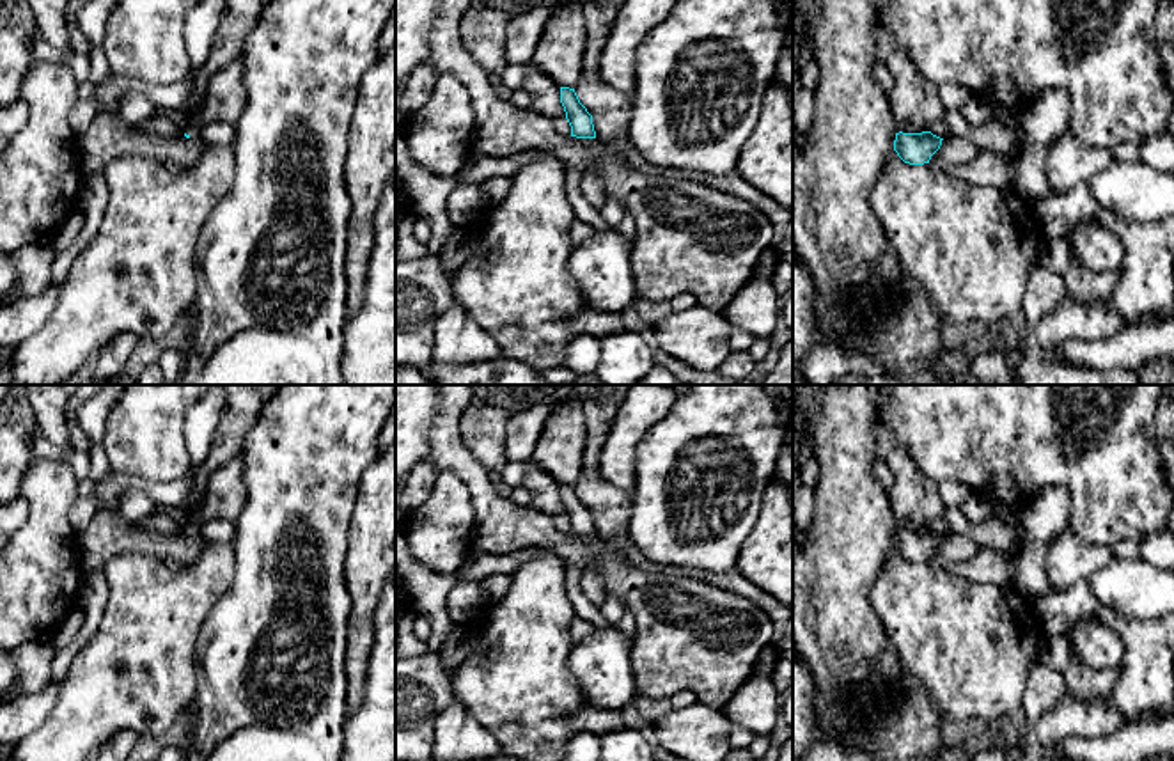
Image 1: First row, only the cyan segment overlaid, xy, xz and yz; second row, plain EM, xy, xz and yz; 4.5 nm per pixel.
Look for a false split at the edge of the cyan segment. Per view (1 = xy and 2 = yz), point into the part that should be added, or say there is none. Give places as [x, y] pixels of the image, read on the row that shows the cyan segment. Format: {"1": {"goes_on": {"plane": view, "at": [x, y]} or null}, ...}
{"1": {"goes_on": {"plane": "xy", "at": [194, 132]}}, "2": {"goes_on": null}}

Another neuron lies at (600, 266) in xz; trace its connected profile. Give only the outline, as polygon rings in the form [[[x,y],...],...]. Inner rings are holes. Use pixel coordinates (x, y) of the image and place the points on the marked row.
[[[615,229],[596,231],[585,243],[573,247],[567,266],[580,289],[583,309],[596,312],[622,312],[637,300],[633,270],[630,266],[631,241]]]

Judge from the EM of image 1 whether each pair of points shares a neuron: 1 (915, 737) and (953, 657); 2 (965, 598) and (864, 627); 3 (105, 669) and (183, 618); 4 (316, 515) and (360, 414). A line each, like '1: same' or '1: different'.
1: different
2: different
3: same
4: same

